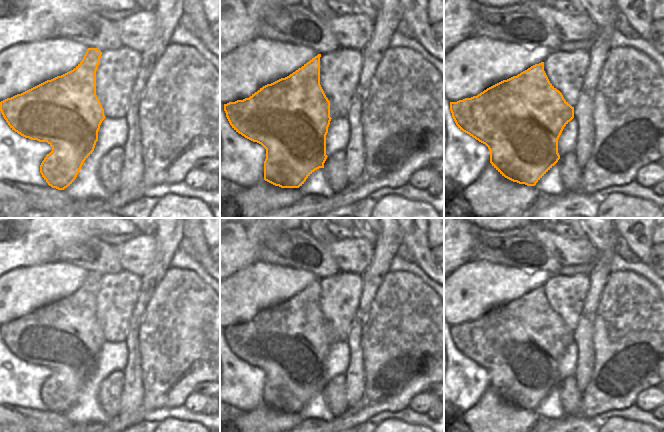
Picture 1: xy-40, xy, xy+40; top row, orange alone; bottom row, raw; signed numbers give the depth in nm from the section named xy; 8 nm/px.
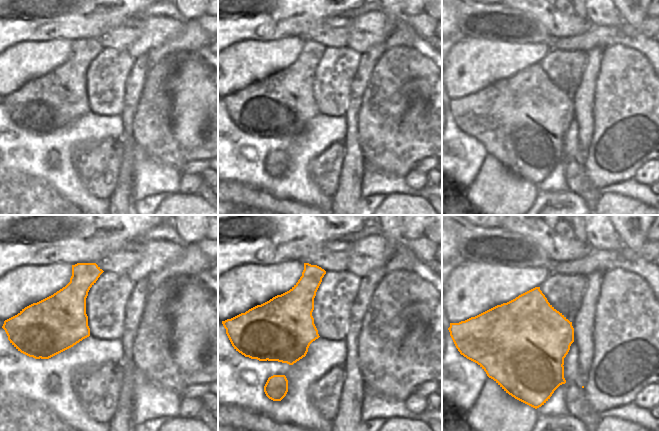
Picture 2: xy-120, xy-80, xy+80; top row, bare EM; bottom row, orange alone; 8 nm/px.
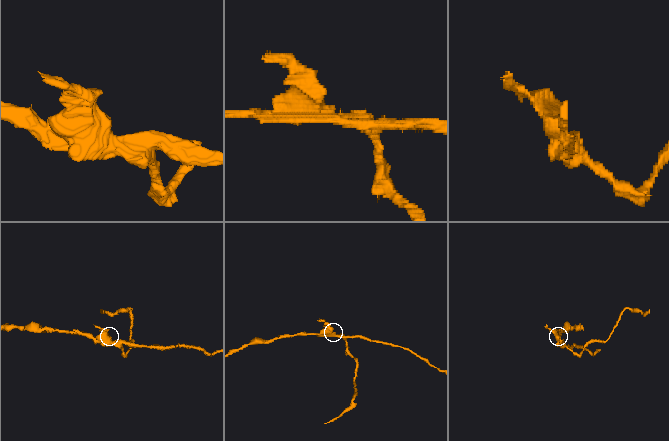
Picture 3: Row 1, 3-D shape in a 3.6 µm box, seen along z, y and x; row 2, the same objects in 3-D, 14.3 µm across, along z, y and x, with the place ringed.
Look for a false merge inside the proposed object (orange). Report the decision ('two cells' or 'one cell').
two cells

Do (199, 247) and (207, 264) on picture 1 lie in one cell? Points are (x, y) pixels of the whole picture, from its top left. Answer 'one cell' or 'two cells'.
one cell

